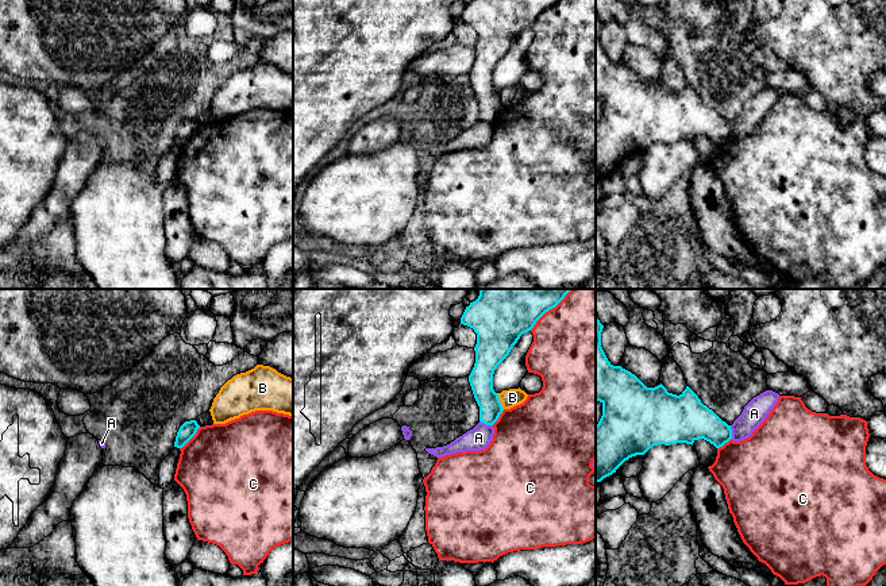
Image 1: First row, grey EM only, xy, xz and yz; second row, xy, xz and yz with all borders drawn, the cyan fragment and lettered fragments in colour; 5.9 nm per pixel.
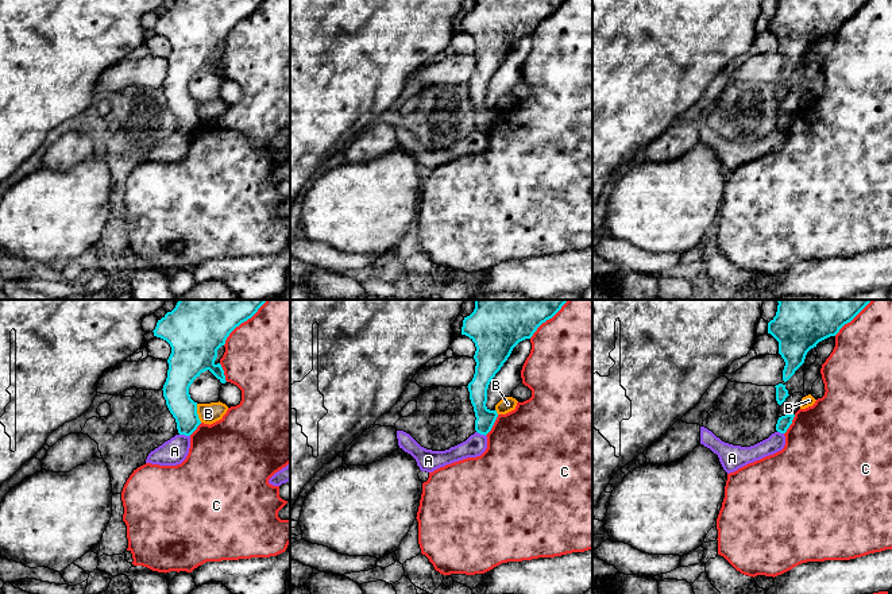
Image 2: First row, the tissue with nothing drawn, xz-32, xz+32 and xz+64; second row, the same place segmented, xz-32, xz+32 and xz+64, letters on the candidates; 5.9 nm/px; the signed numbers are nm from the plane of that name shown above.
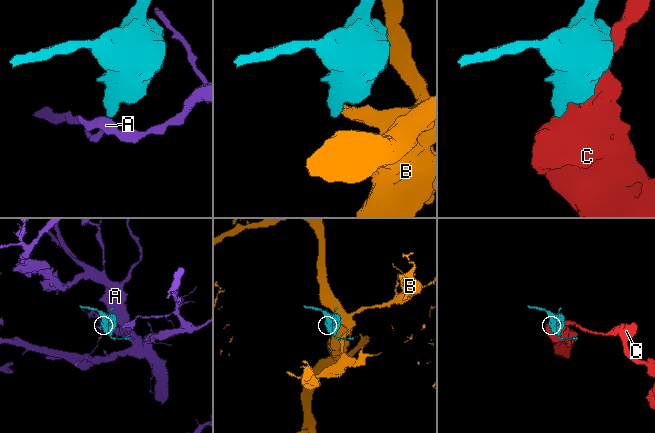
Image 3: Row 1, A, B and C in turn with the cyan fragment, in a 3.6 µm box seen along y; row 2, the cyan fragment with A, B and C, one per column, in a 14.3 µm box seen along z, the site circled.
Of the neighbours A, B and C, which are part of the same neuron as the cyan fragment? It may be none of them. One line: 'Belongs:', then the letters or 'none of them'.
Belongs: none of them

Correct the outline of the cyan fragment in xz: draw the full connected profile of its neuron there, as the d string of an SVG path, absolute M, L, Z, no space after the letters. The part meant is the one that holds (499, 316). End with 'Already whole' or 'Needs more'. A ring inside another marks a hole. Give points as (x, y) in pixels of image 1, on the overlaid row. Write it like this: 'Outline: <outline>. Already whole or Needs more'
Outline: M481 289L475 301L466 307L461 324L477 334L475 363L469 375L474 398L479 406L479 421L493 425L504 408L498 393L493 389L493 374L497 366L509 355L520 336L533 328L536 321L555 308L570 289Z. Already whole

